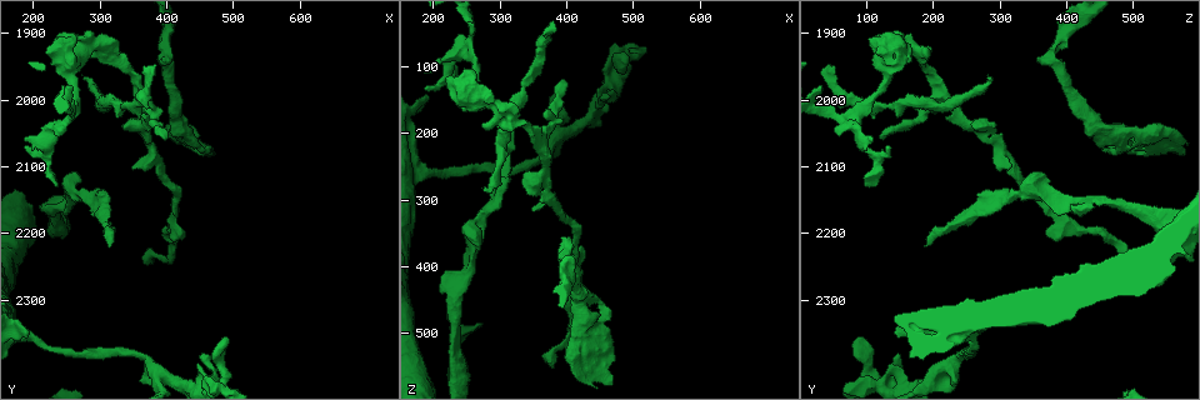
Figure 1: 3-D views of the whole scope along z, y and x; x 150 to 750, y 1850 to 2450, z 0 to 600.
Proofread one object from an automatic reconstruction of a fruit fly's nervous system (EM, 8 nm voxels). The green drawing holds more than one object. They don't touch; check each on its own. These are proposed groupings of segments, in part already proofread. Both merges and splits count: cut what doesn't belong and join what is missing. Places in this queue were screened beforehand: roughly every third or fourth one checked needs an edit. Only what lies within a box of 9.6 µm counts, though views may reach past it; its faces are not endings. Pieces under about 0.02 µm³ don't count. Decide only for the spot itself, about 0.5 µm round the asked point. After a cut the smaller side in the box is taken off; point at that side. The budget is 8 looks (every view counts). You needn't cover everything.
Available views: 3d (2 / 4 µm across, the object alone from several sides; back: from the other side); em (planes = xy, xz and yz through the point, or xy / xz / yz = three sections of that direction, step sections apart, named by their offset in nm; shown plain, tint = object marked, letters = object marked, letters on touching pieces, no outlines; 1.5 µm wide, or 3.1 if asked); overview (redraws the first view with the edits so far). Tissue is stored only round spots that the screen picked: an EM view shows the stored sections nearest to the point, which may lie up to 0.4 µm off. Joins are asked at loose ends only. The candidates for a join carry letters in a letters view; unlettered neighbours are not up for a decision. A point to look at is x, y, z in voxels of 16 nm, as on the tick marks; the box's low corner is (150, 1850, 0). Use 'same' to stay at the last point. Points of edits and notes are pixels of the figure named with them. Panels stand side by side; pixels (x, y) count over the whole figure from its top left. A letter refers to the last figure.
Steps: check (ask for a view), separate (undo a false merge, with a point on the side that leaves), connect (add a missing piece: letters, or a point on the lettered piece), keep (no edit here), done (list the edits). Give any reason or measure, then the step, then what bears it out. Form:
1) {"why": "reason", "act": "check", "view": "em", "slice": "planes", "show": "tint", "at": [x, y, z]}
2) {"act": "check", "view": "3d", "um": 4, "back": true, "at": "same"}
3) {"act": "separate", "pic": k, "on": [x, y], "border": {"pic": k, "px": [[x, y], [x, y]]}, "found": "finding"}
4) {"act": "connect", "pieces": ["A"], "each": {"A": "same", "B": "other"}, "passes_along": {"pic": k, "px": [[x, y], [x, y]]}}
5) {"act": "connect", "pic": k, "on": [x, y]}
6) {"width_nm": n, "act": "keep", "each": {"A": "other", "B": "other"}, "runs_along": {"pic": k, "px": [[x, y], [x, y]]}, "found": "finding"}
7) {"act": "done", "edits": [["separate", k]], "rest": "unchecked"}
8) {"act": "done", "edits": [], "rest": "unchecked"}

{"why": "arms part here", "act": "check", "view": "em", "slice": "yz", "step": 4, "show": "letters", "at": [425, 2050, 475]}

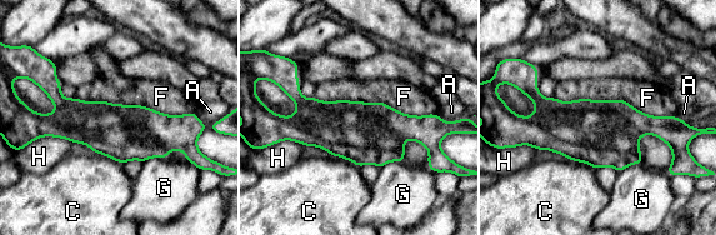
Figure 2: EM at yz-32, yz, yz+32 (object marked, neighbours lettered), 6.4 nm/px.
{"act": "keep", "each": {"A": "other", "C": "other", "F": "other", "G": "other", "H": "other"}, "runs_along": {"pic": 2, "px": [[46, 126], [178, 133], [191, 144]]}, "found": "all the same neuron"}

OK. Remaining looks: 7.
{"why": "branch stops here", "act": "check", "view": "em", "slice": "planes", "show": "letters", "at": [250, 2050, 50]}

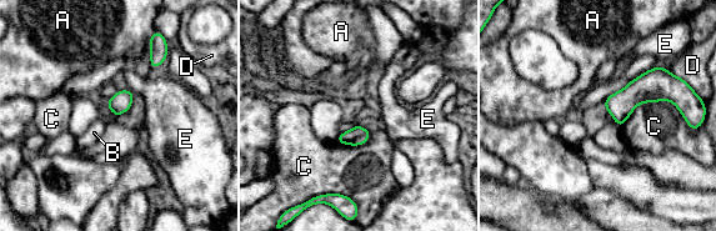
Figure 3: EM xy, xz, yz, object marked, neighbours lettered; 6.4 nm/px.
{"act": "keep", "each": {"A": "other", "B": "other", "C": "other", "D": "other", "E": "other"}, "border": {"pic": 3, "px": [[680, 111], [640, 103], [621, 127]]}, "found": "none of them fits"}

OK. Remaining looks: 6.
{"why": "free end", "act": "check", "view": "3d", "um": 4, "at": [280, 1970, 285]}

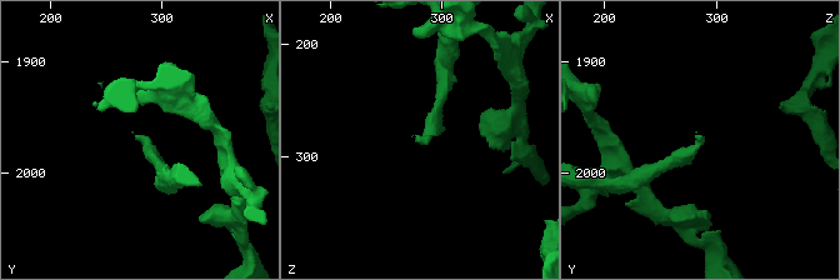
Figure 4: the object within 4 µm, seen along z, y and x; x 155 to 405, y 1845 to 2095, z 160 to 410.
{"act": "check", "view": "em", "slice": "planes", "show": "letters", "at": [278, 1966, 284]}

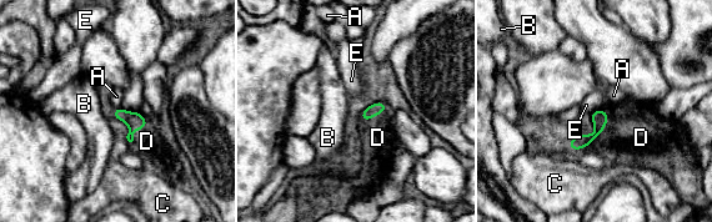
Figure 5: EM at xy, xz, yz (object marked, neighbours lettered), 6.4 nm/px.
{"act": "connect", "pieces": ["D"], "each": {"A": "other", "B": "other", "C": "other", "D": "same", "E": "other"}, "passes_along": {"pic": 5, "px": [[135, 121], [135, 130], [146, 141]]}, "found": "the neuron continues"}

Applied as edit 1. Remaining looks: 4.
{"act": "done", "edits": [["connect", 5]], "rest": "unchecked"}

